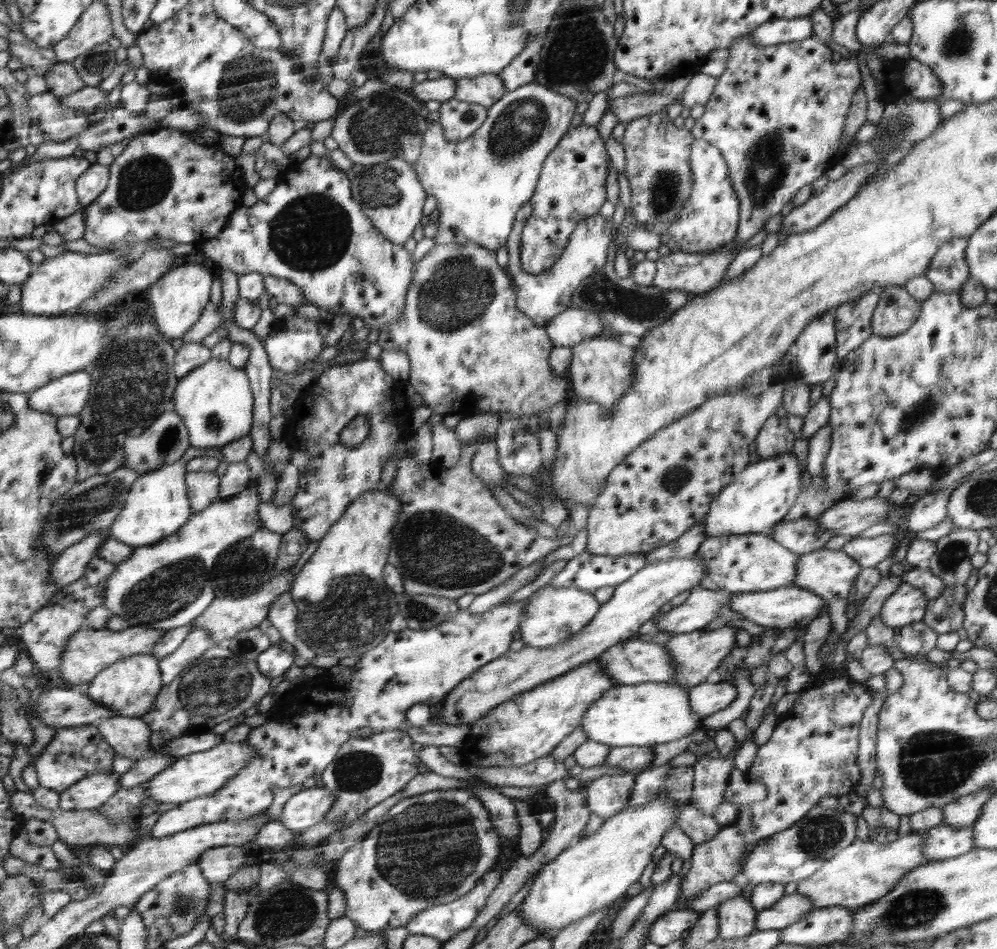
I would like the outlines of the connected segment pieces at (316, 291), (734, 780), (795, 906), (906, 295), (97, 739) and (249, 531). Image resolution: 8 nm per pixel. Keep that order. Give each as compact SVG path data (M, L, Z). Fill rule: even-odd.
M310 155L300 162L300 165L298 164L296 169L288 171L285 180L278 182L277 186L269 195L263 199L258 199L252 206L247 207L244 205L238 210L235 210L235 213L231 215L231 219L227 223L226 228L223 229L223 232L201 243L201 247L204 256L206 256L206 258L211 258L213 262L218 262L219 268L228 269L237 275L260 272L262 275L272 275L289 280L301 288L303 300L307 300L307 304L312 304L322 310L329 308L333 314L336 315L351 314L353 318L358 316L366 326L370 327L370 331L382 330L403 315L407 300L407 292L411 286L411 281L414 280L412 277L412 272L414 272L414 270L412 270L414 266L412 252L406 250L404 246L392 242L391 239L387 239L372 223L370 223L366 214L363 214L360 203L353 199L352 192L350 192L350 180L346 180L346 172L336 170L336 168L330 164L328 155Z
M732 769L724 791L724 801L744 806L750 803L758 803L767 797L768 789L763 782L746 783L746 772Z
M798 892L785 896L776 905L770 906L768 910L758 911L756 916L756 931L778 930L800 922L806 913L814 910L812 901L808 896L800 895Z
M887 286L879 294L879 301L872 315L873 334L880 337L892 337L906 332L920 314L921 301L912 298L912 295L902 286Z
M82 725L79 727L56 729L52 741L32 763L35 766L40 787L62 792L89 774L101 772L101 770L111 770L116 754L117 752L100 734L97 726ZM88 742L92 742L96 746L96 751L90 757L84 757L80 752L82 752L82 748Z
M258 479L256 482L256 486L249 486L243 493L215 502L207 509L195 513L178 533L160 541L158 545L136 547L132 556L115 565L113 573L107 578L102 605L114 616L121 616L126 620L130 628L178 627L204 614L216 598L210 581L215 562L232 545L238 544L260 530Z

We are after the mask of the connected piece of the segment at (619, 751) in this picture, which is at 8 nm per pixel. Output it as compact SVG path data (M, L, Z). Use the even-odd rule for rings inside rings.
M632 745L612 747L603 764L604 766L616 766L622 768L622 770L639 774L648 770L654 755L651 747Z

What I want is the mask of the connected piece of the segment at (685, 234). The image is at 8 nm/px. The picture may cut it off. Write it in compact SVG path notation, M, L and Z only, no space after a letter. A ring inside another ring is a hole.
M695 139L691 146L690 164L694 190L686 204L683 218L661 234L660 242L664 251L716 251L735 240L740 215L739 198L728 176L728 166L722 152L712 143Z

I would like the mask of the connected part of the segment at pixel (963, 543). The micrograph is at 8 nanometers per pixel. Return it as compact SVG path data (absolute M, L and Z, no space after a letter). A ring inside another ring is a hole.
M955 527L947 535L935 542L936 552L930 558L929 571L943 582L942 594L929 600L925 608L925 615L921 620L929 626L937 635L956 632L963 627L965 612L964 601L967 599L966 580L973 572L971 557L977 554L977 546L980 542L979 530L972 528Z

